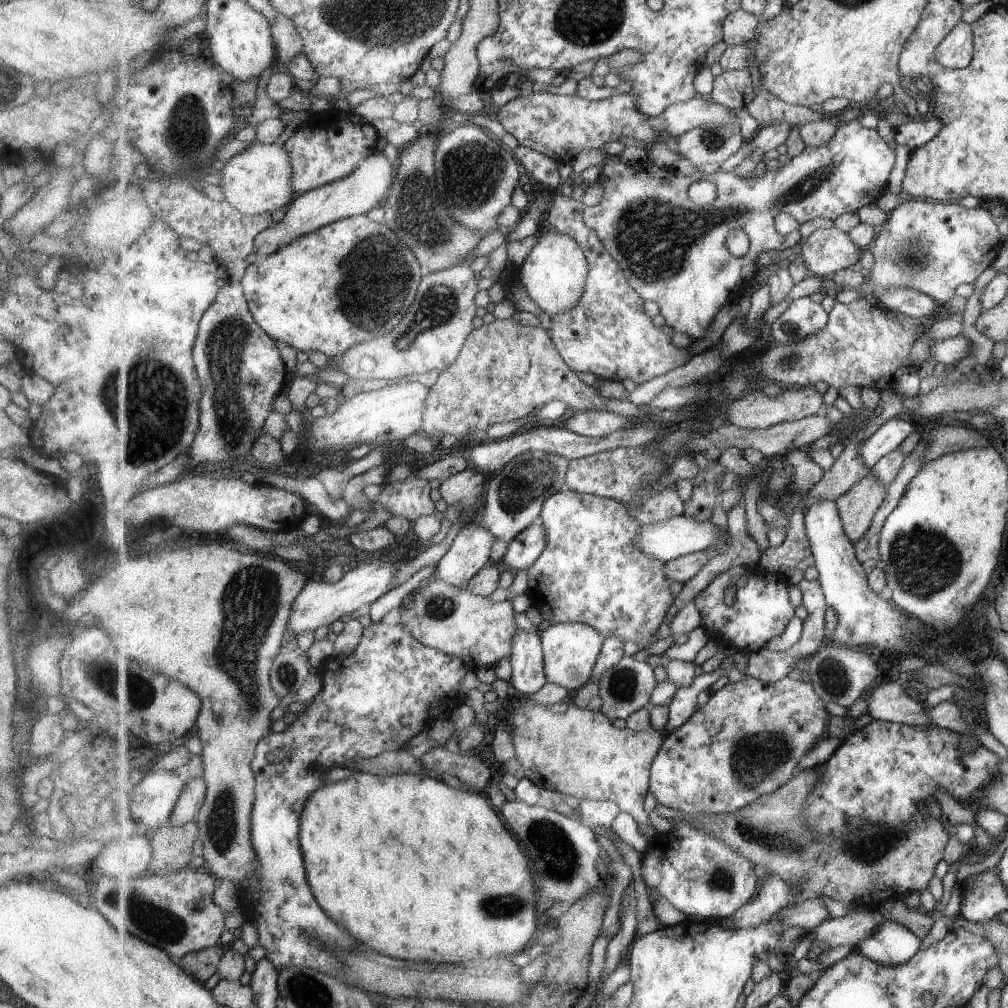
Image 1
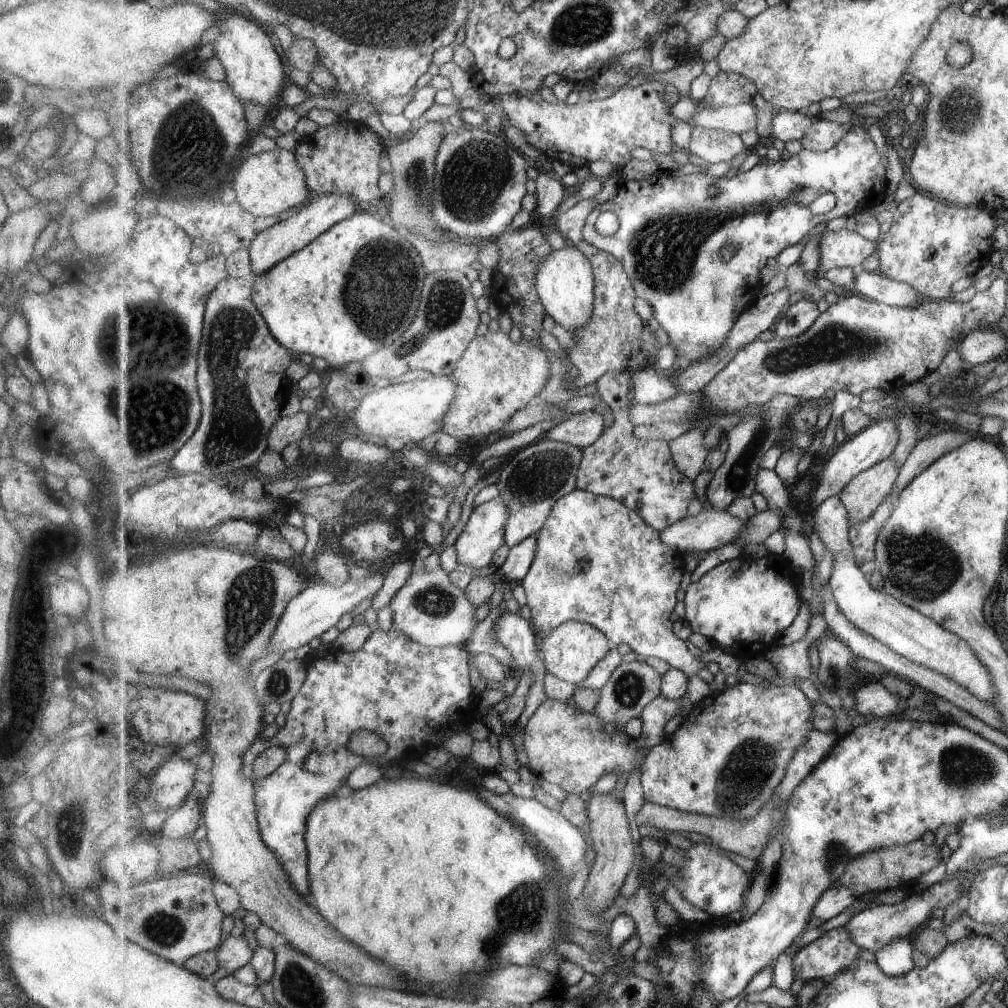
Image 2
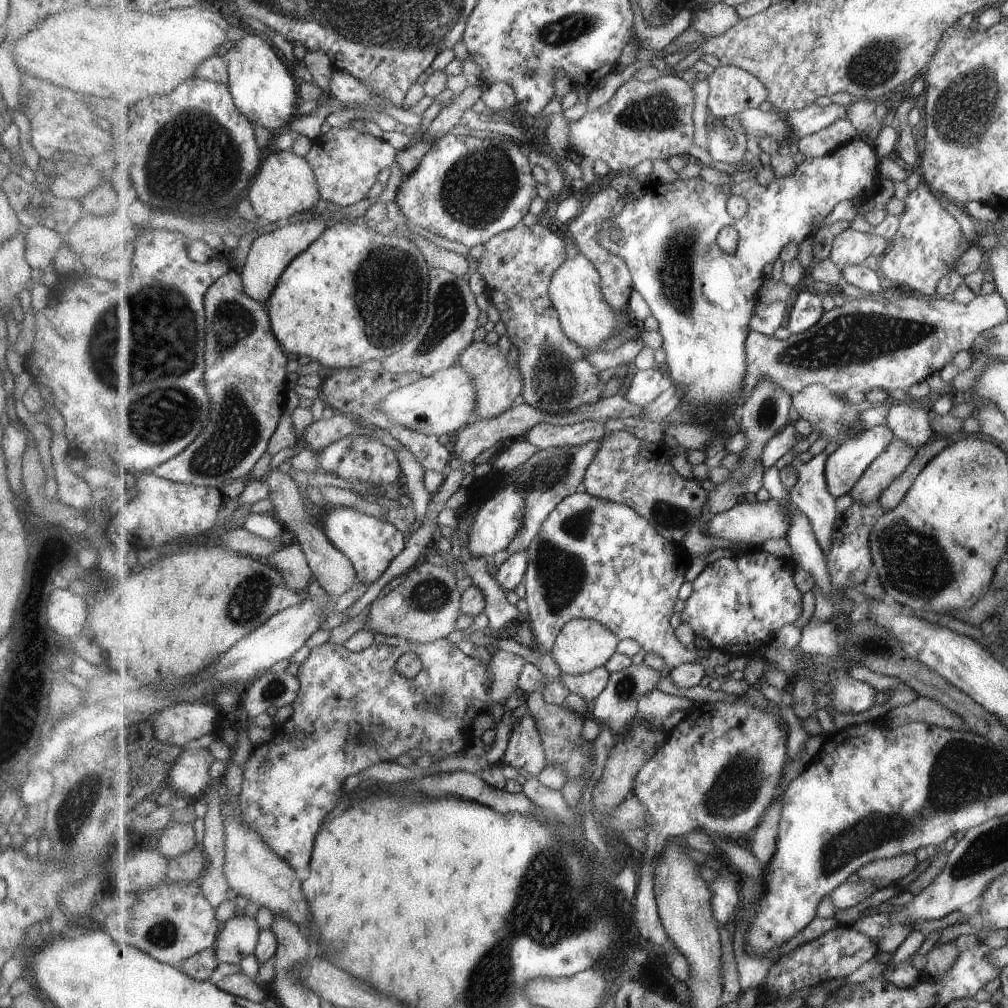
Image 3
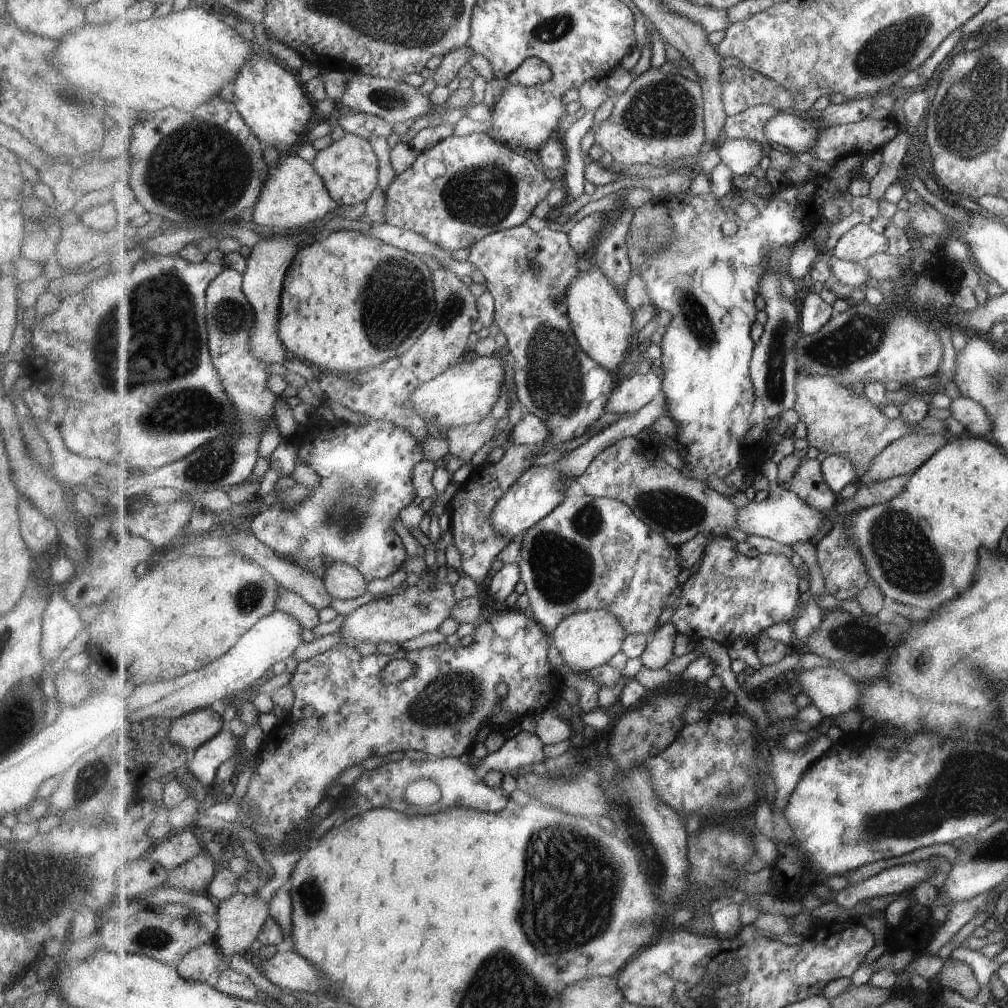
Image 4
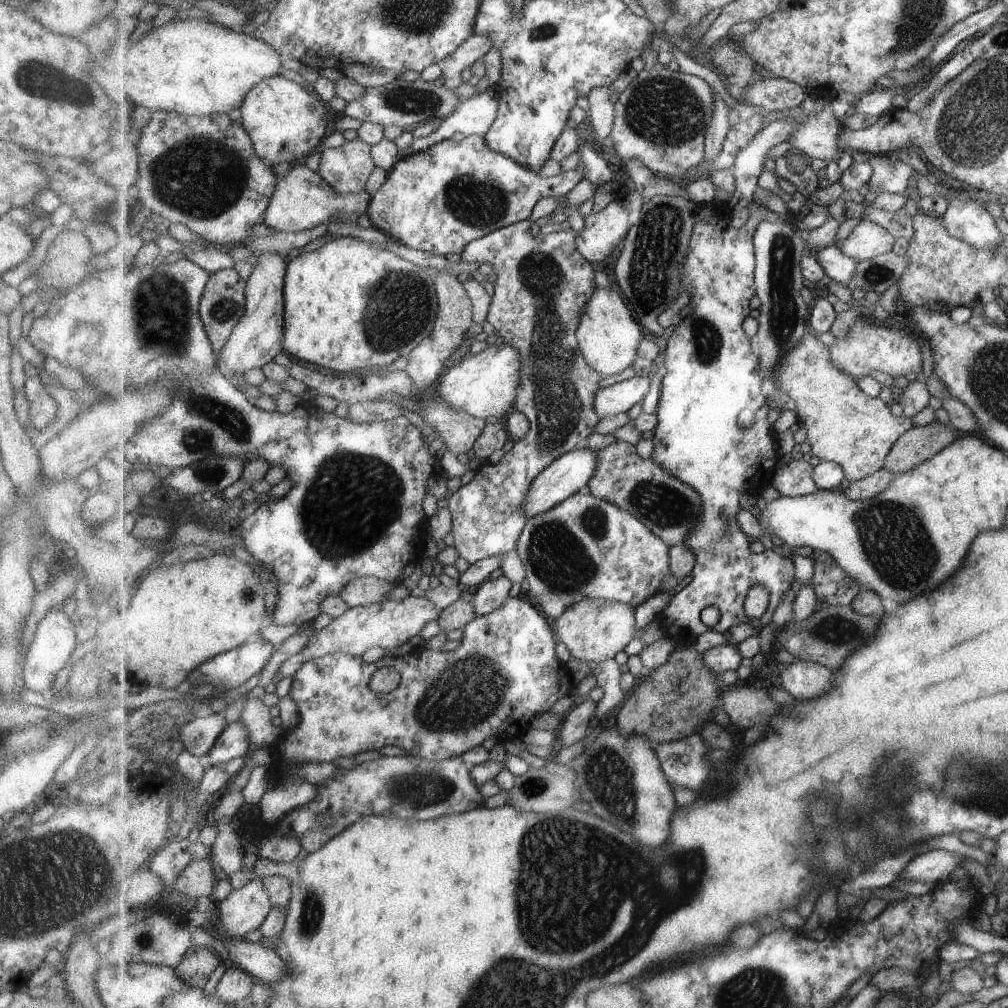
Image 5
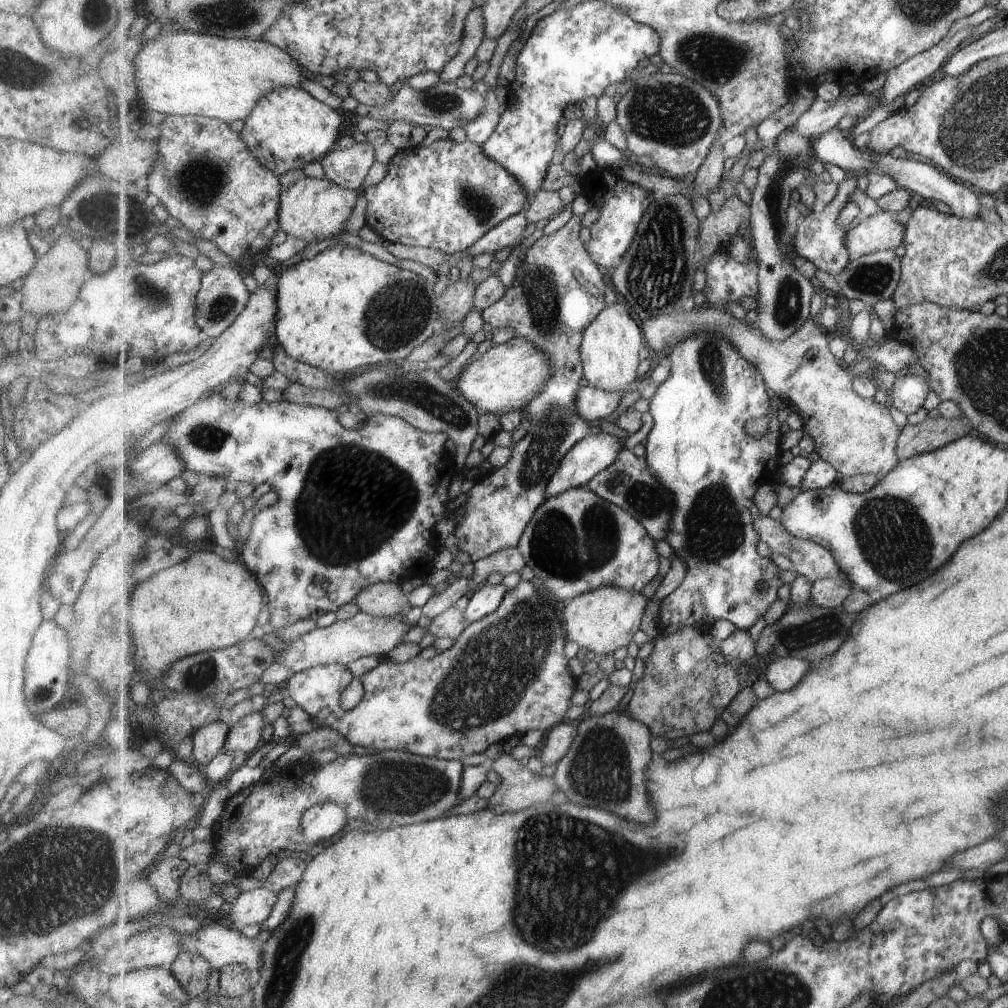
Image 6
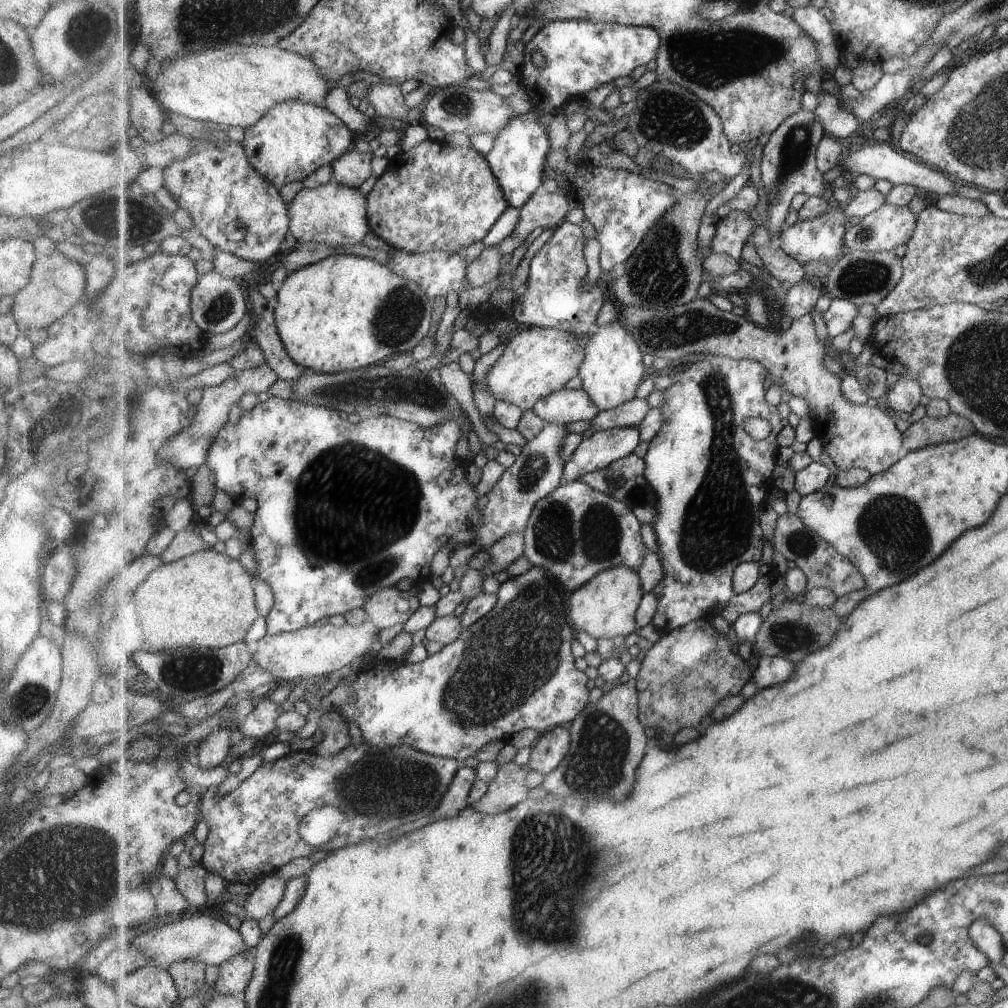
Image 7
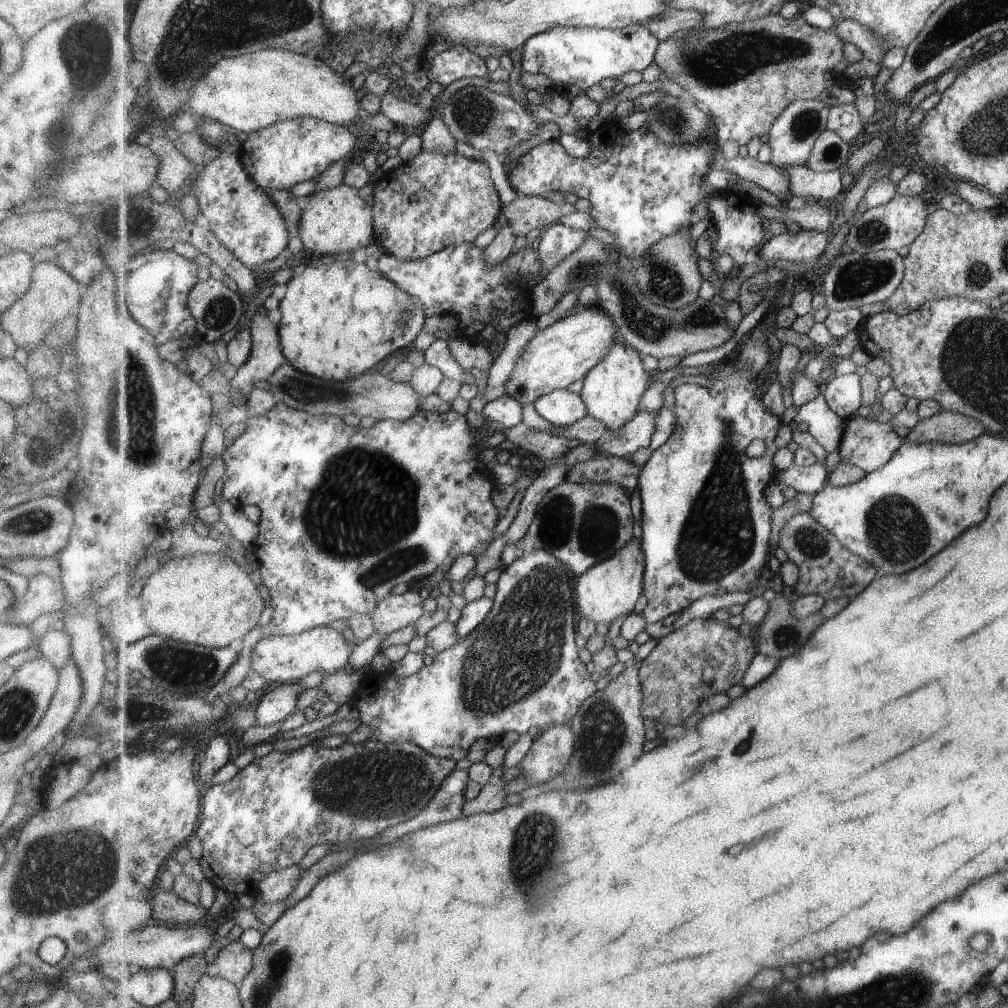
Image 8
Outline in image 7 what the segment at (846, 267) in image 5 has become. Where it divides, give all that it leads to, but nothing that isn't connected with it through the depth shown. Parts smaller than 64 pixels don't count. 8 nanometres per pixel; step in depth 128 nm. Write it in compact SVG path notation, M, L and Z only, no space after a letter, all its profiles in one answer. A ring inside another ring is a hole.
M844 206L828 208L828 212L813 219L798 221L795 225L787 228L779 237L782 248L792 258L803 264L808 262L822 262L833 268L836 263L846 254L844 242L848 217L845 215Z

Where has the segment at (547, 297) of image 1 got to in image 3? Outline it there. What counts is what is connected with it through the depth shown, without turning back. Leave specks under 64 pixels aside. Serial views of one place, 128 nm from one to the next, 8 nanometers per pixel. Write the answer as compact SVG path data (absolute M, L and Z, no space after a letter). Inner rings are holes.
M581 252L573 259L569 258L555 272L550 285L550 300L558 312L566 336L579 347L589 350L596 350L603 340L614 336L614 331L619 325L629 324L635 320L629 308L618 314L618 311L606 302L602 294L602 276L591 260Z

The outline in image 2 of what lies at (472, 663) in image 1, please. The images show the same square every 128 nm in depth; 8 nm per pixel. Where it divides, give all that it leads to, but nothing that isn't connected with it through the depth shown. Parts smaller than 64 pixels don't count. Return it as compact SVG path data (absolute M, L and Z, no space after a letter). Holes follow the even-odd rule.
M437 552L424 559L416 556L409 578L389 602L395 630L429 648L461 646L464 649L471 642L473 628L477 626L477 608L467 598L466 591L449 580L448 573L441 568Z

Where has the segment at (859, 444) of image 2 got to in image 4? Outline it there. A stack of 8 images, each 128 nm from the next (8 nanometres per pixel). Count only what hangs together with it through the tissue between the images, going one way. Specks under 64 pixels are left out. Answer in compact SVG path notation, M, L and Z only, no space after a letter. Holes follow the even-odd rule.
M828 456L821 464L821 470L823 470L823 476L828 486L839 494L845 486L854 484L857 481L857 466L851 462L851 458L847 456Z

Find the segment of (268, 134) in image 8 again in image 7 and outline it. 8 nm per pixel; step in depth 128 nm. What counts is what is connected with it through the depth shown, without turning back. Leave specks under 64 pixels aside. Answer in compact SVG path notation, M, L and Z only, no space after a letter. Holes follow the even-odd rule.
M298 99L276 105L254 126L244 130L241 143L250 164L279 189L289 182L301 182L323 166L343 157L354 146L355 134L333 112Z

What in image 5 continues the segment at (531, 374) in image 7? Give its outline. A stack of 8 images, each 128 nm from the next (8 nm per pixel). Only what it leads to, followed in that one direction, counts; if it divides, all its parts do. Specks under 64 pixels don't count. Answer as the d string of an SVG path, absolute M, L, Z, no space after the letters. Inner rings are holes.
M508 343L504 346L495 346L493 344L475 356L467 354L460 361L454 363L450 369L446 369L435 386L436 396L454 410L468 413L475 419L486 419L489 416L497 416L501 420L515 410L518 390L521 388L521 370L521 354L518 352L517 347L513 347Z

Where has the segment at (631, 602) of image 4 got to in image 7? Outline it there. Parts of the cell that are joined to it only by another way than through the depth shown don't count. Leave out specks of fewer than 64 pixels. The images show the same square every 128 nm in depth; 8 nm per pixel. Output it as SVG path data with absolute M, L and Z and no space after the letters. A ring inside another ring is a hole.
M582 481L562 482L559 489L535 506L528 528L524 532L526 545L524 556L533 566L545 570L550 578L559 582L560 586L571 594L607 570L627 566L633 571L639 571L648 550L641 534L641 525L634 511L621 499L615 499L614 496L590 488Z

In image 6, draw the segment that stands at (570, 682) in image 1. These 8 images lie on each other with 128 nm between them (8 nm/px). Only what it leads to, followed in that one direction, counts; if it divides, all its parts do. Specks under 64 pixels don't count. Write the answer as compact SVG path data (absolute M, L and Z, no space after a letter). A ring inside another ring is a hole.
M599 586L591 592L581 594L561 609L568 640L577 643L579 649L588 648L595 654L612 654L623 646L629 646L641 628L648 601L640 592L619 586Z

